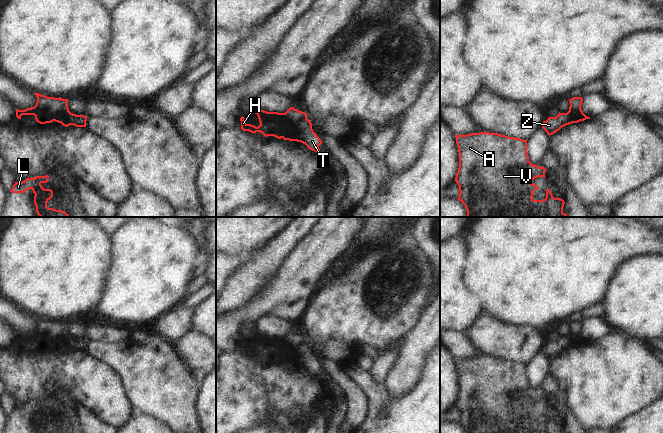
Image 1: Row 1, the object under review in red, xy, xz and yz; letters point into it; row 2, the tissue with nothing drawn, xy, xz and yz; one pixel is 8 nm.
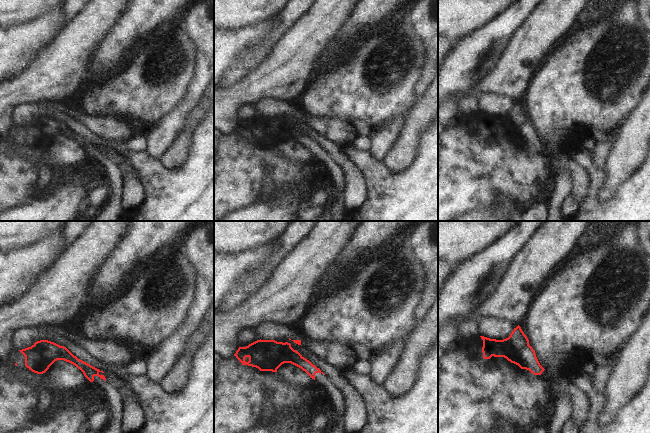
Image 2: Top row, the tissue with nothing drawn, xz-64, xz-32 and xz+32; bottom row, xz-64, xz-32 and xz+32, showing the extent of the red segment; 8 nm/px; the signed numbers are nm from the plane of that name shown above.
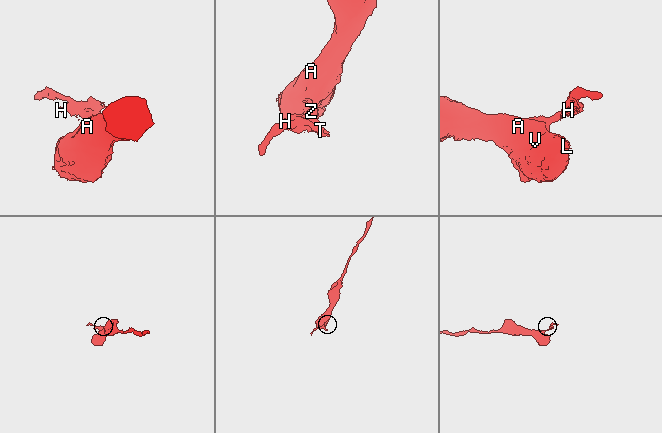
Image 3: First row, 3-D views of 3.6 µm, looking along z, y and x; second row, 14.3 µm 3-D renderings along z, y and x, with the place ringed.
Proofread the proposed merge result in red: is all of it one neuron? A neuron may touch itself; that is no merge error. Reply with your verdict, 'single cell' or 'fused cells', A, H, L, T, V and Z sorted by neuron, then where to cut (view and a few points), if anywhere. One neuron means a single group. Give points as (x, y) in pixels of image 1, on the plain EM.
fused cells; groups A L V Z / H T; cut xz (284, 337), (293, 344), (303, 344), (306, 342)

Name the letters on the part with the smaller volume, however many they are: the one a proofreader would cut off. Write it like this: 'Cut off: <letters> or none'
Cut off: H, T

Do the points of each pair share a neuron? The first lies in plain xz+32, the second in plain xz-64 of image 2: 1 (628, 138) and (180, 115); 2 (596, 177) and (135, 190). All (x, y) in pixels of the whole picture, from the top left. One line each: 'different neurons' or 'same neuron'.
1: different neurons
2: different neurons

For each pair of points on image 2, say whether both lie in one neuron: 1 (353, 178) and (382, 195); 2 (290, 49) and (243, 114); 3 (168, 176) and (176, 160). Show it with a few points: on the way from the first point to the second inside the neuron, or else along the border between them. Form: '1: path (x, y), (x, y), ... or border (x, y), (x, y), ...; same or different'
1: border (354, 165), (366, 187), (366, 199), (359, 207); different
2: border (253, 103), (244, 103), (237, 110), (238, 122); different
3: border (189, 152), (180, 166), (164, 168), (156, 163); different

